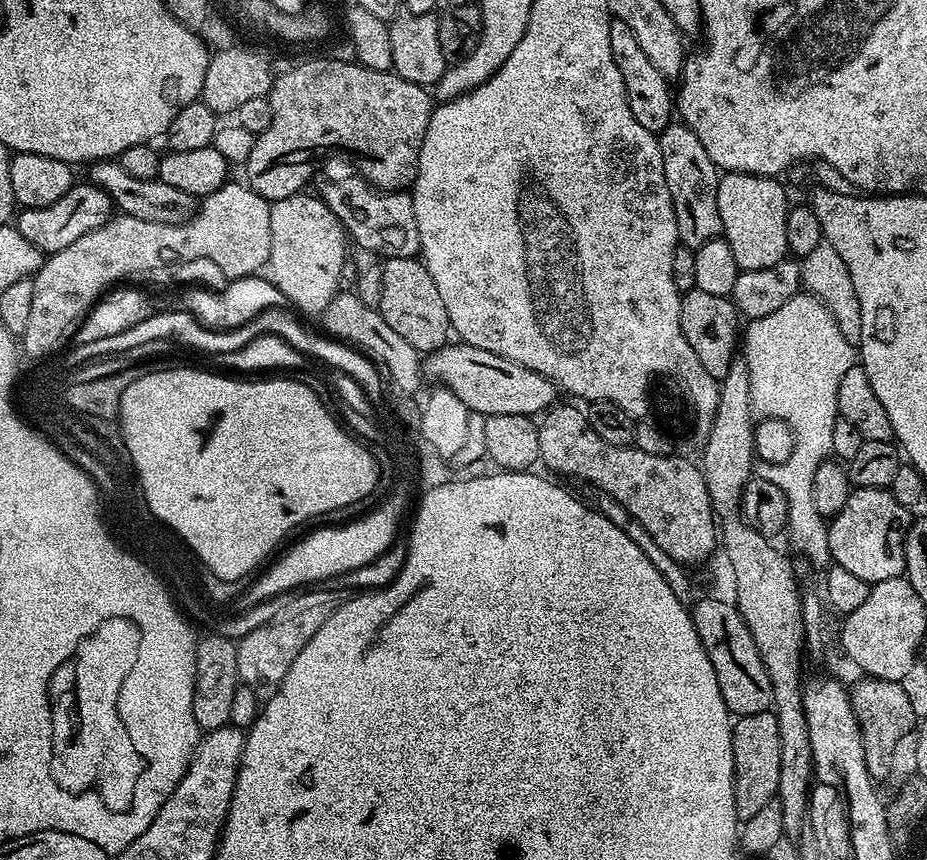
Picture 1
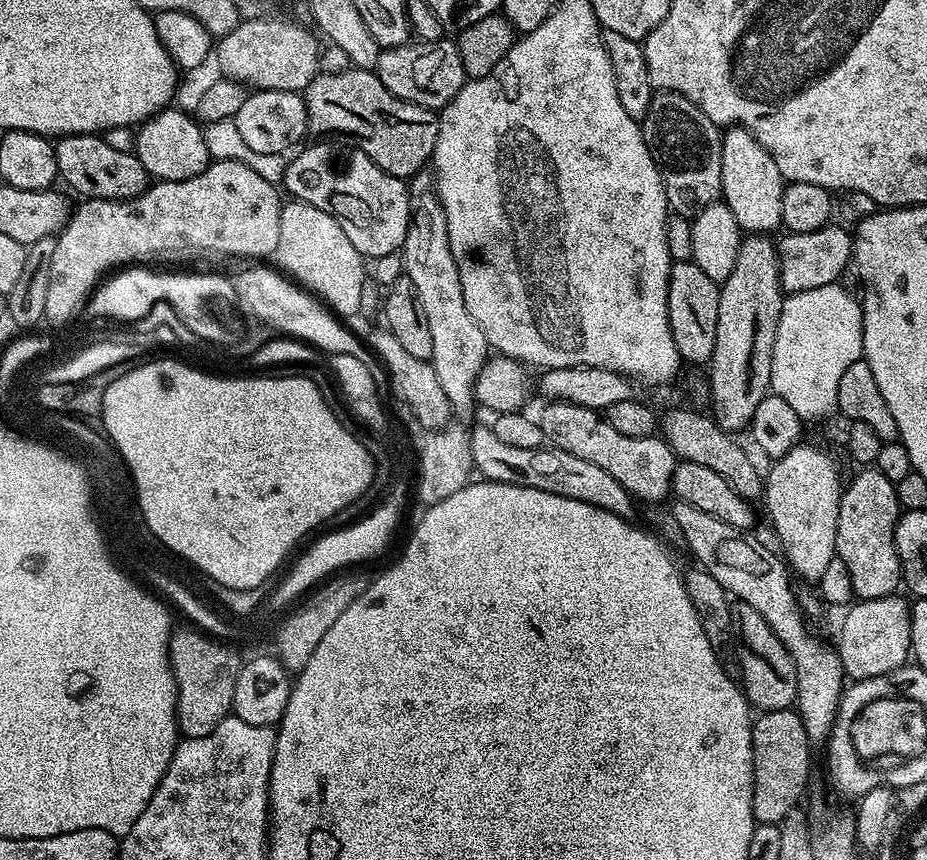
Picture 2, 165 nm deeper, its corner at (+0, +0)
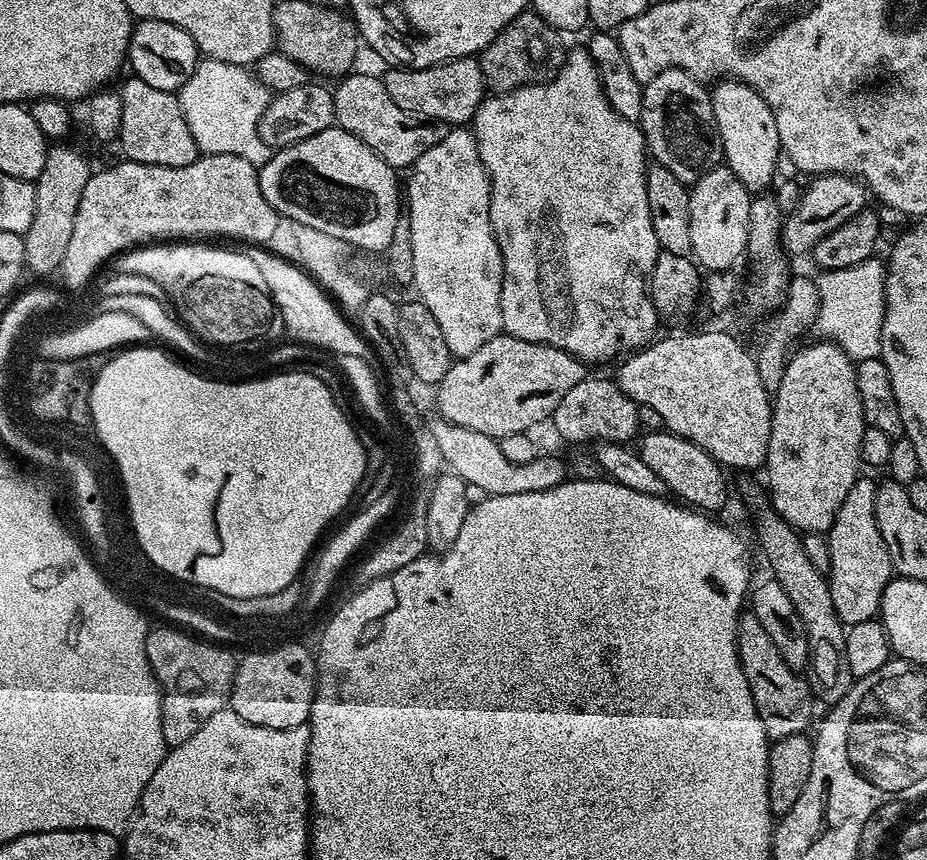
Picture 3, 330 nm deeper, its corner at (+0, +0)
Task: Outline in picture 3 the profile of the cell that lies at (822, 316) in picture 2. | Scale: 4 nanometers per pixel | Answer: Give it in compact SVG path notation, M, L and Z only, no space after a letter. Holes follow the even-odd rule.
M863 260L858 266L830 268L819 275L820 309L815 331L820 331L825 341L838 345L854 362L877 359L882 350L885 261Z

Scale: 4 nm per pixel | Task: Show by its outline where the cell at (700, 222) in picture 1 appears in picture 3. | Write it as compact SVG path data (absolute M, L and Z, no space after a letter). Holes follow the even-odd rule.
M667 68L643 85L642 114L638 121L651 159L666 166L678 182L689 186L710 170L721 167L724 147L714 118L709 89L686 70Z

